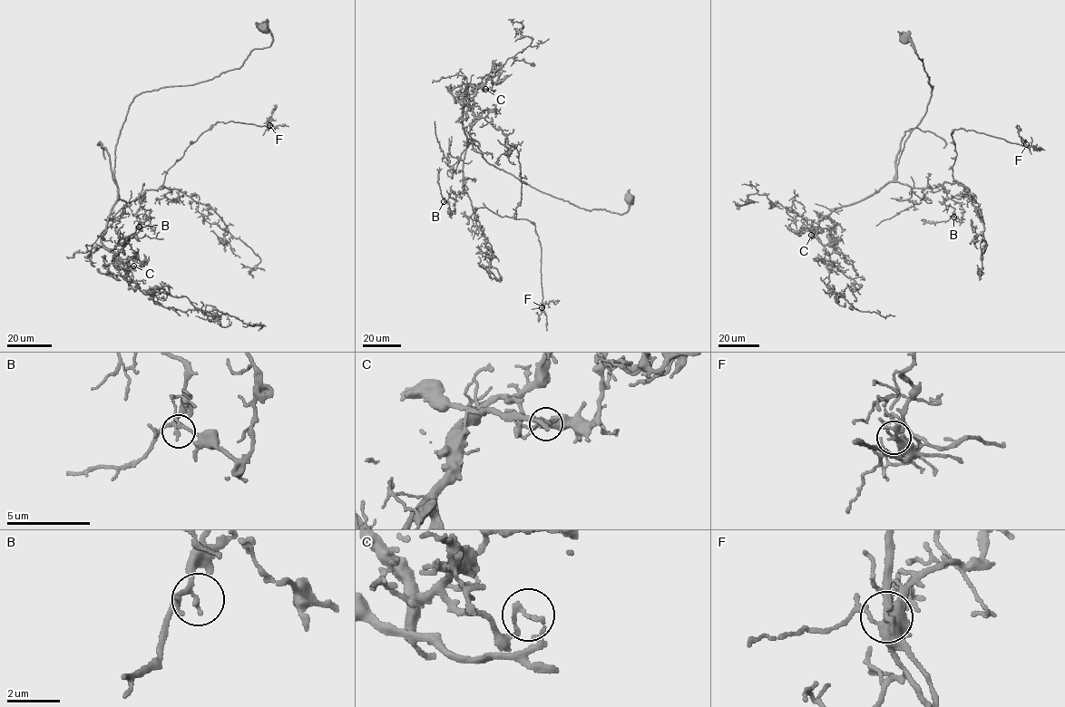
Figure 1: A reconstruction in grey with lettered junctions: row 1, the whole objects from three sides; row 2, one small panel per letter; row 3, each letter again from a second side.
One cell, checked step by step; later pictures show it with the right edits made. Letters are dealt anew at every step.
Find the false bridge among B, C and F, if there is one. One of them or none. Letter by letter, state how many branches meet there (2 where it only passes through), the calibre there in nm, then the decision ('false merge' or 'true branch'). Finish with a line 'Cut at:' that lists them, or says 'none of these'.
B: 2 branches meet; 170 nm thick; true branch
C: 2 branches meet; 140 nm thick; false merge
F: 2 branches meet; 180 nm thick; true branch
Cut at: C

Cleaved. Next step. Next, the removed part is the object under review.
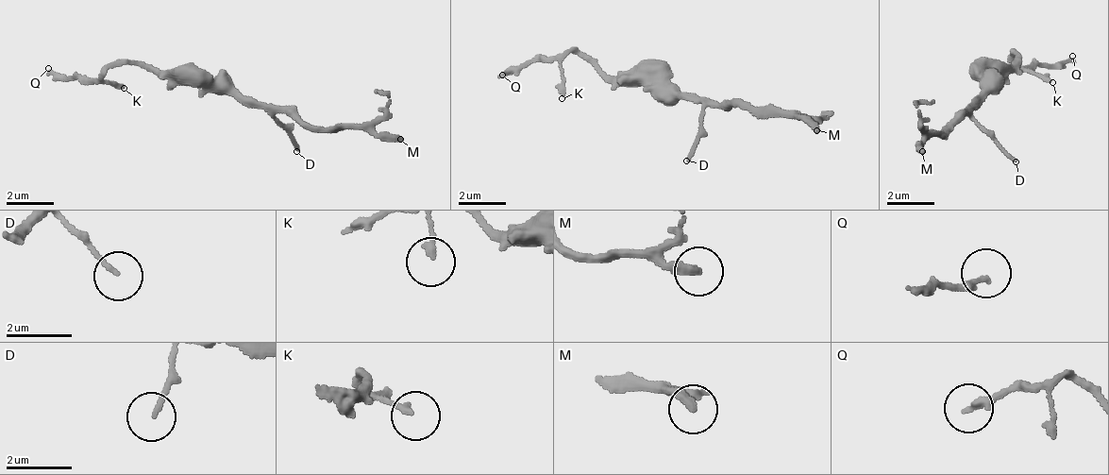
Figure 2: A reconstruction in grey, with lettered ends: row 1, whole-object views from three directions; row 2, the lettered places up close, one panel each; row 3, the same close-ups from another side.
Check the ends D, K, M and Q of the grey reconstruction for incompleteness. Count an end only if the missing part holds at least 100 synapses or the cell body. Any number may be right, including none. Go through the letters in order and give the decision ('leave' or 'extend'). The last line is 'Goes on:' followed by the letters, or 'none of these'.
D: leave
K: leave
M: extend
Q: leave
Goes on: M

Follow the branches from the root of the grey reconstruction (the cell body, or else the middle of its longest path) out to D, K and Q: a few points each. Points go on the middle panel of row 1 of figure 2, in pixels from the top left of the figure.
D: (681, 92), (699, 95), (705, 110), (686, 161)
K: (681, 92), (677, 92), (674, 85), (606, 80), (596, 67), (578, 55), (570, 55), (562, 61), (562, 98)
Q: (681, 92), (674, 85), (606, 80), (578, 55), (557, 60), (526, 59), (510, 64), (502, 75)

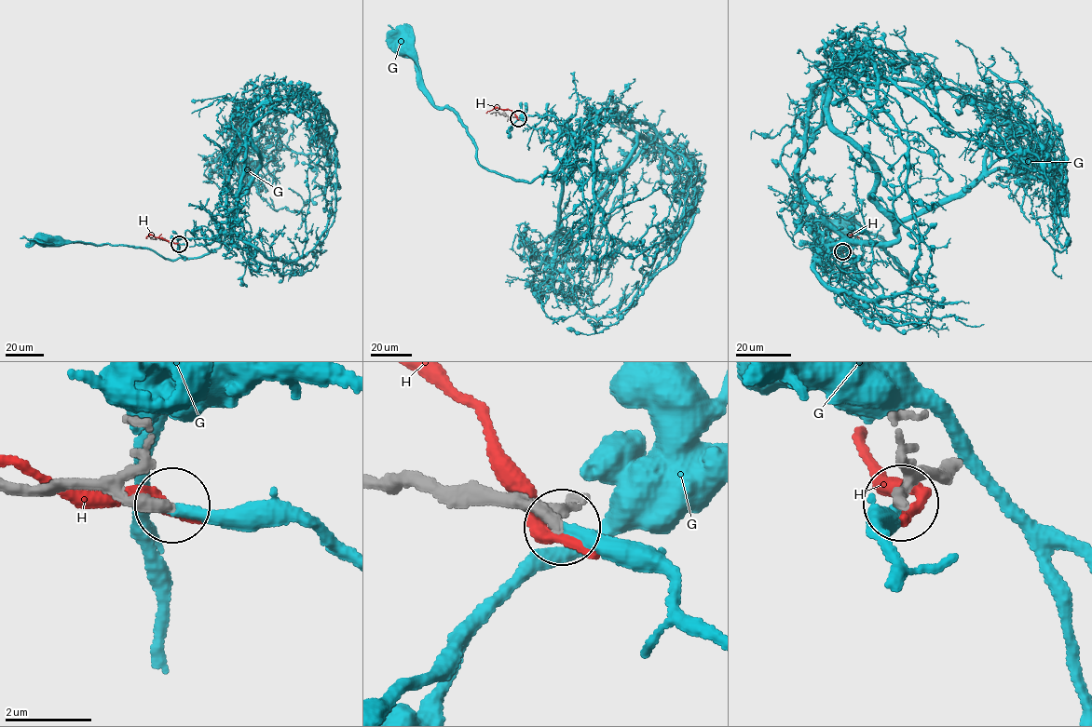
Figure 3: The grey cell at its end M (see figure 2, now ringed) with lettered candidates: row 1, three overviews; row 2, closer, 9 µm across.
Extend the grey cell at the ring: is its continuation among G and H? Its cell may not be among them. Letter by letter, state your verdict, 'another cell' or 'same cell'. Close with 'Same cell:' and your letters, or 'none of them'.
G: same cell
H: another cell
Same cell: G

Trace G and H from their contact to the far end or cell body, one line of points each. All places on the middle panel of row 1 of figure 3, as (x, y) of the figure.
G: (518, 118), (566, 127), (571, 144), (530, 182), (480, 164), (402, 44)
H: (517, 117), (510, 110), (498, 108), (486, 113)

